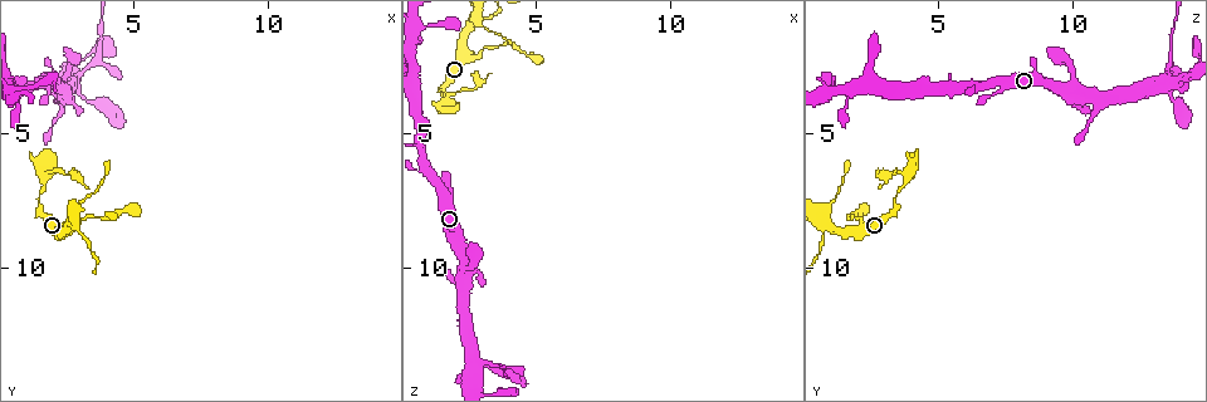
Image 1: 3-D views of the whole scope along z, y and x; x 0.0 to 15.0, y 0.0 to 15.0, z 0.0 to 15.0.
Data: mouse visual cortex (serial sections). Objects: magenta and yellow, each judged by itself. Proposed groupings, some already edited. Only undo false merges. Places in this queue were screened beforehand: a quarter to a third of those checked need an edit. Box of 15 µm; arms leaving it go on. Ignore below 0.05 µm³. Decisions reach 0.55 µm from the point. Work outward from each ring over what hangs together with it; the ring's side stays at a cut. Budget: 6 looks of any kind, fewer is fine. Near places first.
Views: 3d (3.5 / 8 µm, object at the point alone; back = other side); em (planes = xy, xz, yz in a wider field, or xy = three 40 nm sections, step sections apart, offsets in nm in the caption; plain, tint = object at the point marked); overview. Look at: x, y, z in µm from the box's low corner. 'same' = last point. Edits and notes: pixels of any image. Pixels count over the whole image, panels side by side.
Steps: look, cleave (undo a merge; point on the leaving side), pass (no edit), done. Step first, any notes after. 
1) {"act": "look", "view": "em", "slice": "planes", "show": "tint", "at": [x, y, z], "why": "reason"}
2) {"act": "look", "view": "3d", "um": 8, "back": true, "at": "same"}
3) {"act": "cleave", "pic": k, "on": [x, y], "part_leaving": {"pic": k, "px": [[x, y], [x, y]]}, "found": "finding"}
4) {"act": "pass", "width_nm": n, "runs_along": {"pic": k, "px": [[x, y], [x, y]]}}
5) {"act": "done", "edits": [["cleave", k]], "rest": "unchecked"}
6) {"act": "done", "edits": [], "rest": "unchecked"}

{"act": "look", "view": "3d", "um": 3.5, "back": true, "at": [1.7, 3.5, 7.2], "why": "sudden change in width"}

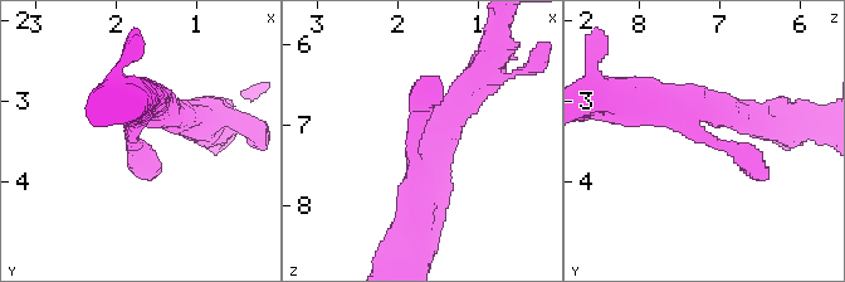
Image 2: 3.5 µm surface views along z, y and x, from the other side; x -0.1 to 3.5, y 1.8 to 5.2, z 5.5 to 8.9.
{"act": "look", "view": "em", "slice": "planes", "show": "tint", "at": [1.75, 3.40, 7.25]}

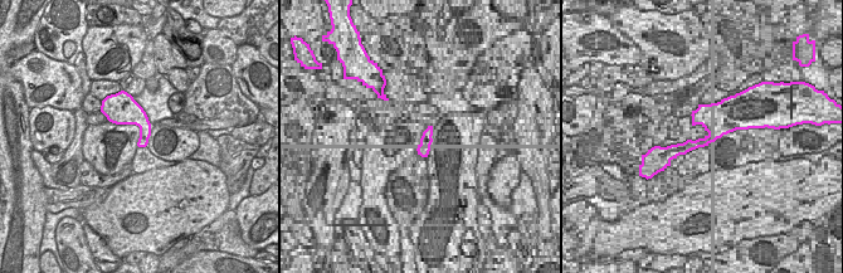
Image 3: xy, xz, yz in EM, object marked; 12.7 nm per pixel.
{"act": "look", "view": "em", "slice": "xy", "step": 2, "show": "tint", "at": "same", "why": "another direction"}

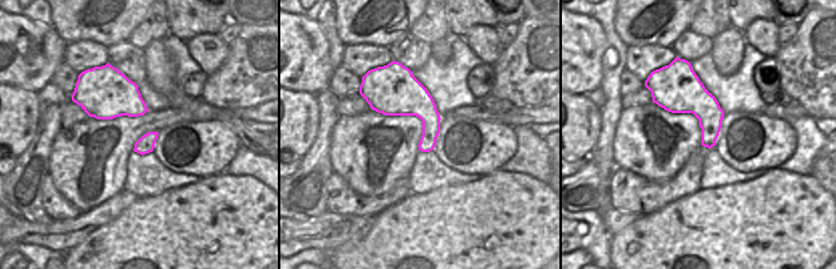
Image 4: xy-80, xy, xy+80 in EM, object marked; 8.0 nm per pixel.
{"act": "pass", "runs_along": {"pic": 2, "px": [[631, 101], [660, 101], [763, 174]]}, "found": "all the same cell"}

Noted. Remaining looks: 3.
{"act": "look", "view": "3d", "um": 8, "back": true, "at": [1.6, 6.5, 3.8], "why": "calibre changes"}

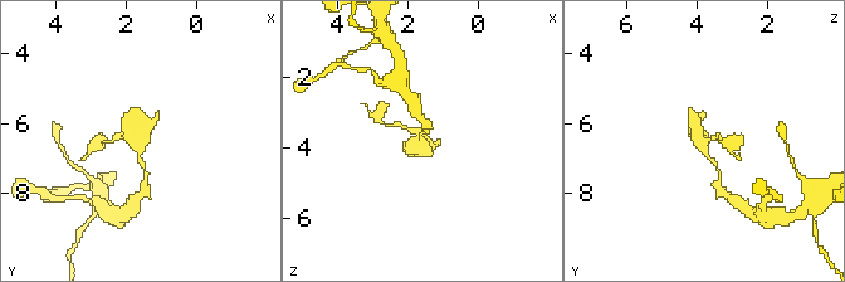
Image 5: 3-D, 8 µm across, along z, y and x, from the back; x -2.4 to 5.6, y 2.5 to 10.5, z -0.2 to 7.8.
{"act": "look", "view": "3d", "um": 3.5, "at": [1.7, 6.6, 3.8]}

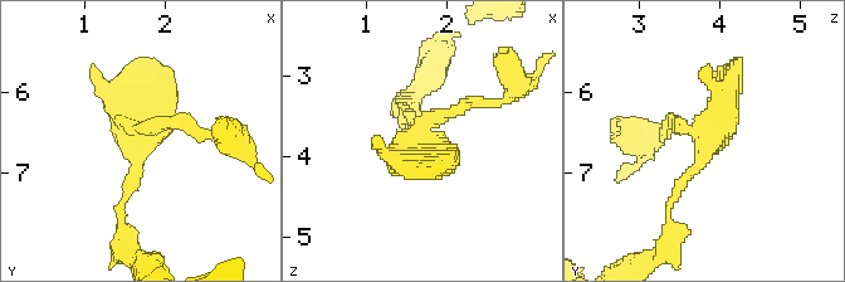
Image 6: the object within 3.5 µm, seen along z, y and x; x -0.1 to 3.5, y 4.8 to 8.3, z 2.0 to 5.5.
{"act": "look", "view": "em", "slice": "planes", "show": "tint", "at": [1.65, 6.55, 3.80]}

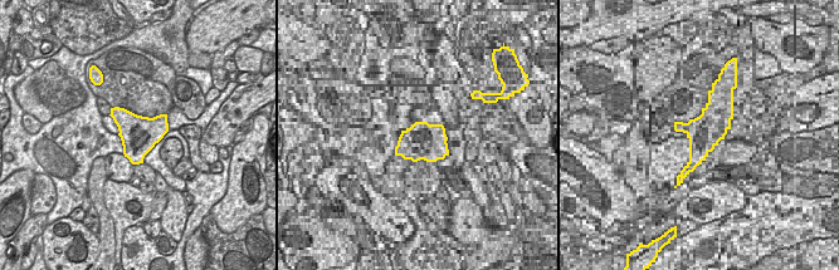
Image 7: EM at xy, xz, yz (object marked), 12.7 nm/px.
{"act": "cleave", "pic": 6, "on": [190, 124], "width_nm": 480, "part_leaving": {"pic": 6, "px": [[145, 129], [179, 121], [229, 132]]}, "found": "two cells meet here"}

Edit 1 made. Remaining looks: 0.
{"act": "done", "edits": [["cleave", 6]], "rest": "unchecked"}

